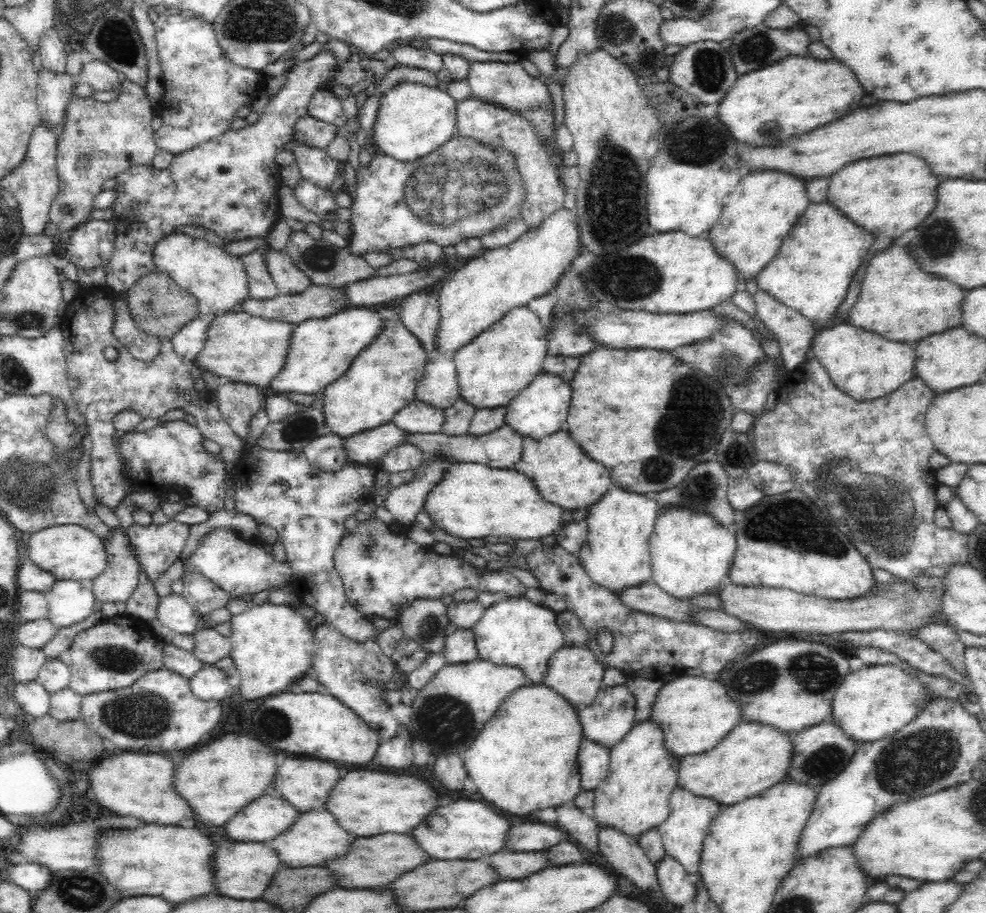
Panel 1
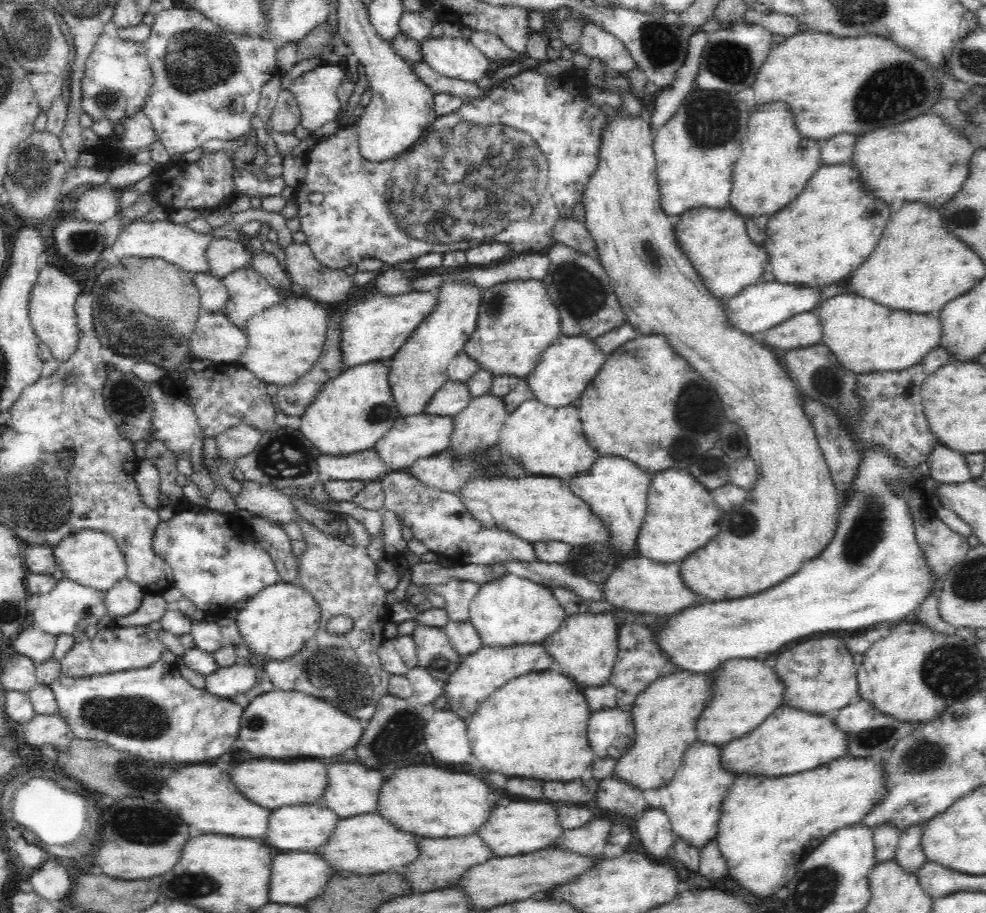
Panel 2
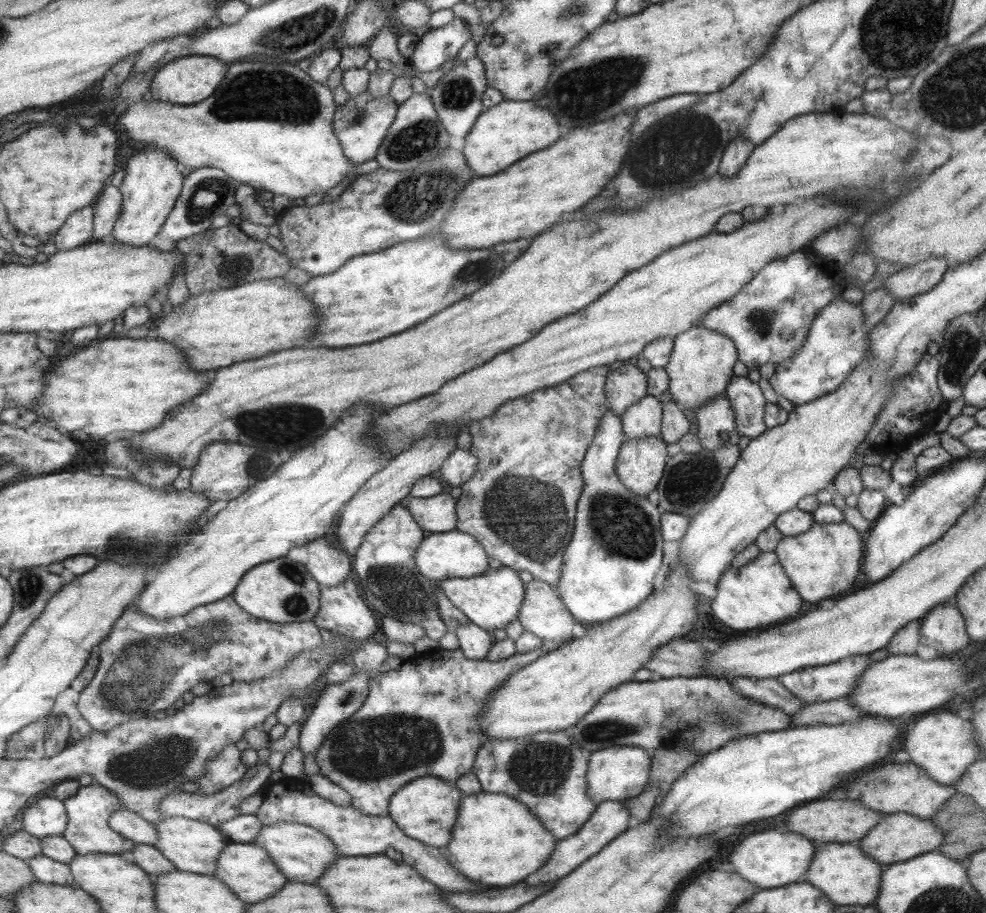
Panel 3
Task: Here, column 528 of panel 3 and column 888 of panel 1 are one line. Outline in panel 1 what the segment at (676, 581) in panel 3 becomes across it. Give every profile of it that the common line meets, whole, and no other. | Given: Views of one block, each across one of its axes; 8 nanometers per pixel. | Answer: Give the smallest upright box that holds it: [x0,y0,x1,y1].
[829,664,928,742]

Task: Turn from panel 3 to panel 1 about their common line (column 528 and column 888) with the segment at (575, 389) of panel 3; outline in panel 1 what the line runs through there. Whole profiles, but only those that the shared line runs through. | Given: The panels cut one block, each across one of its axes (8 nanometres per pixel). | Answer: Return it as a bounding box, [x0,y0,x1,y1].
[753,358,968,581]

